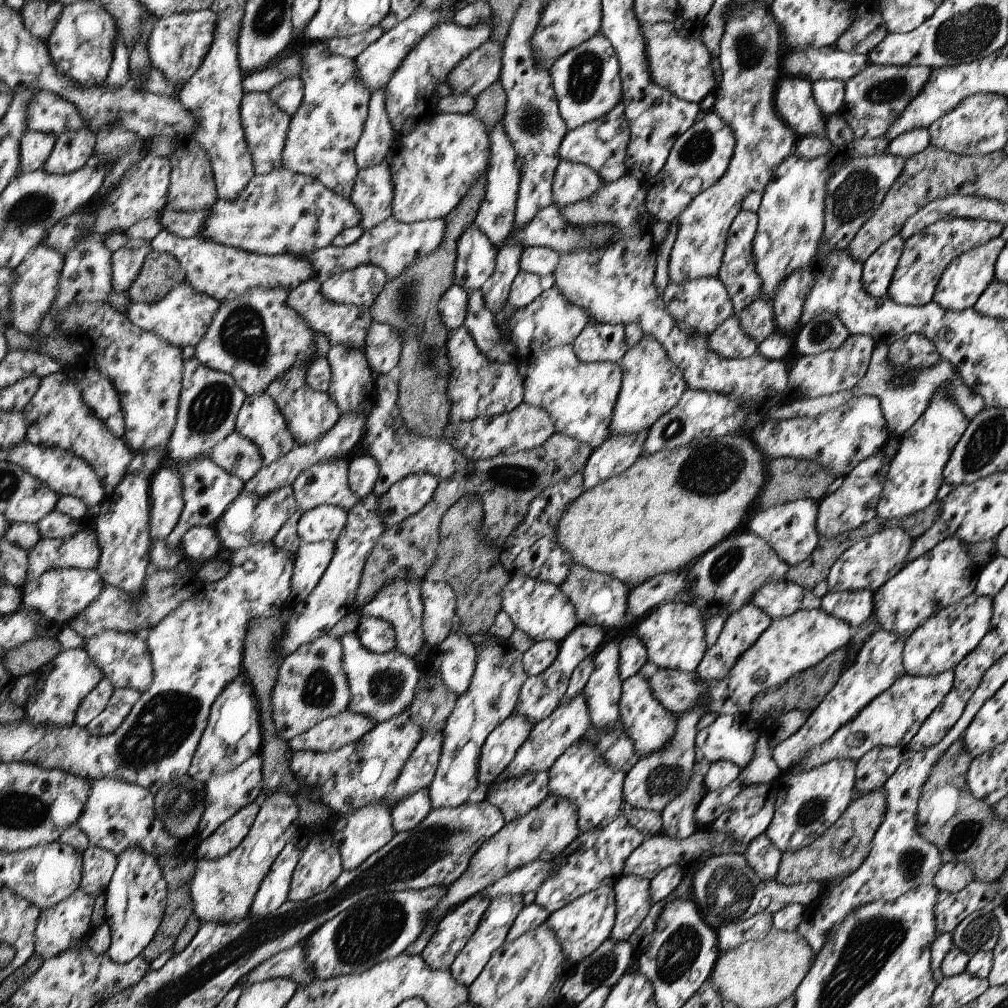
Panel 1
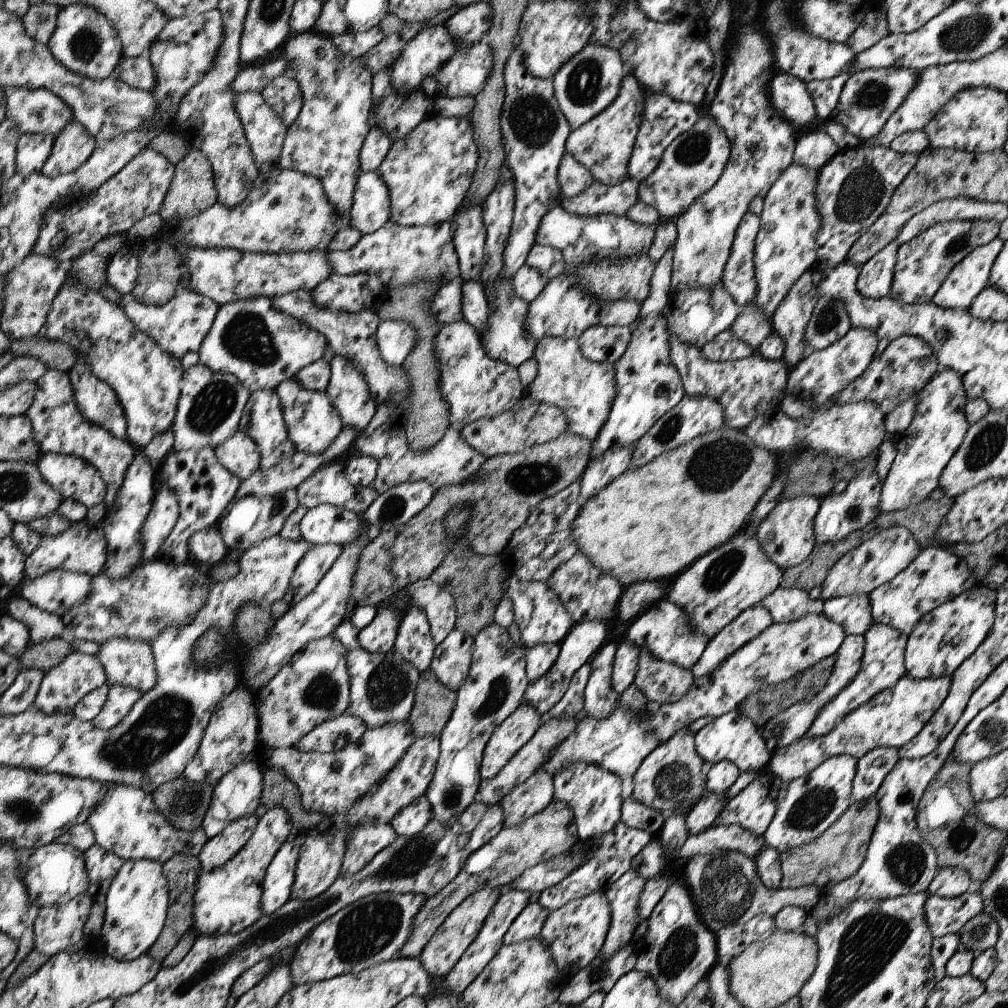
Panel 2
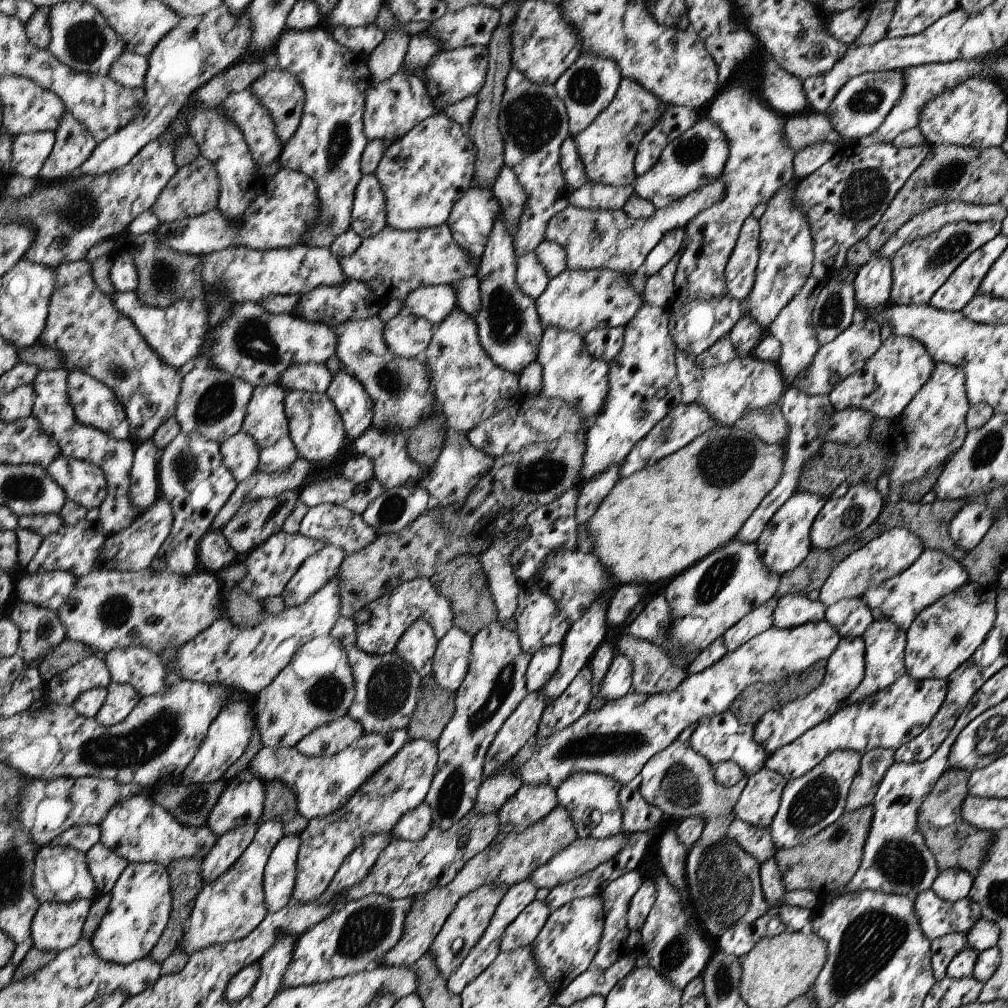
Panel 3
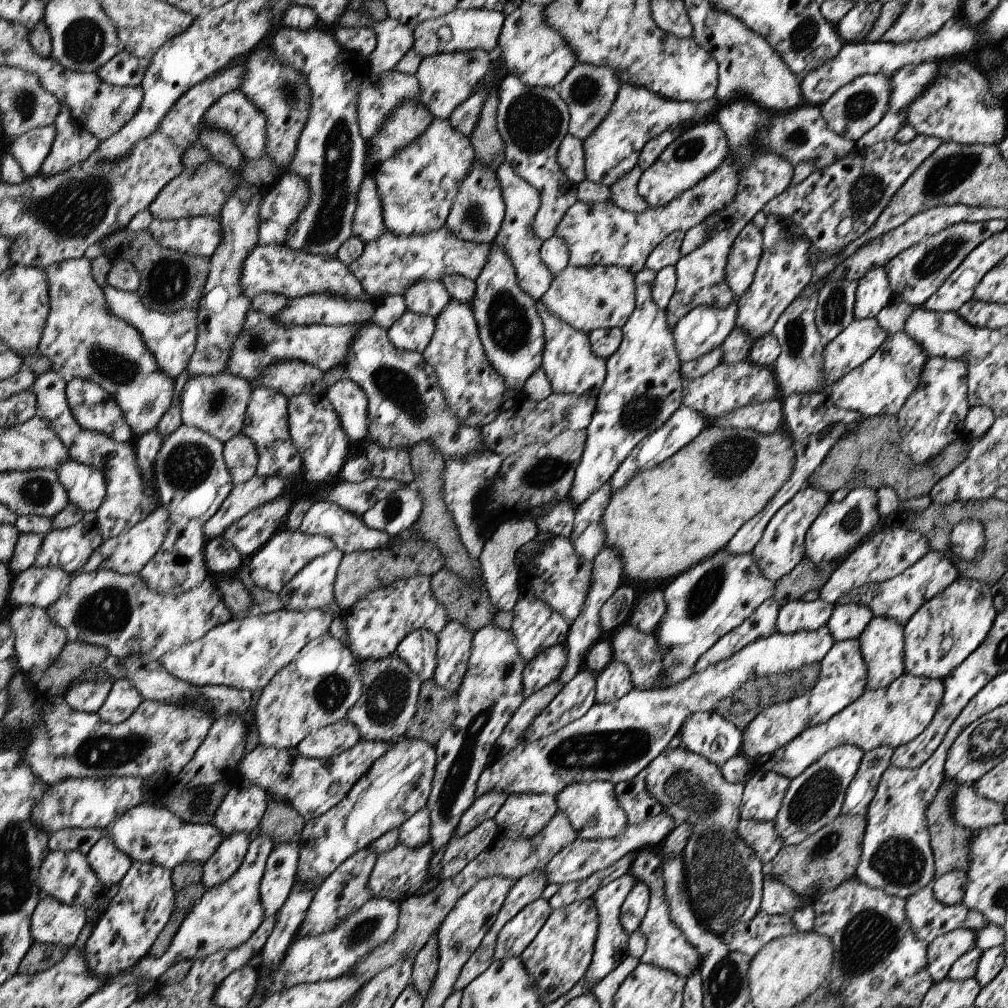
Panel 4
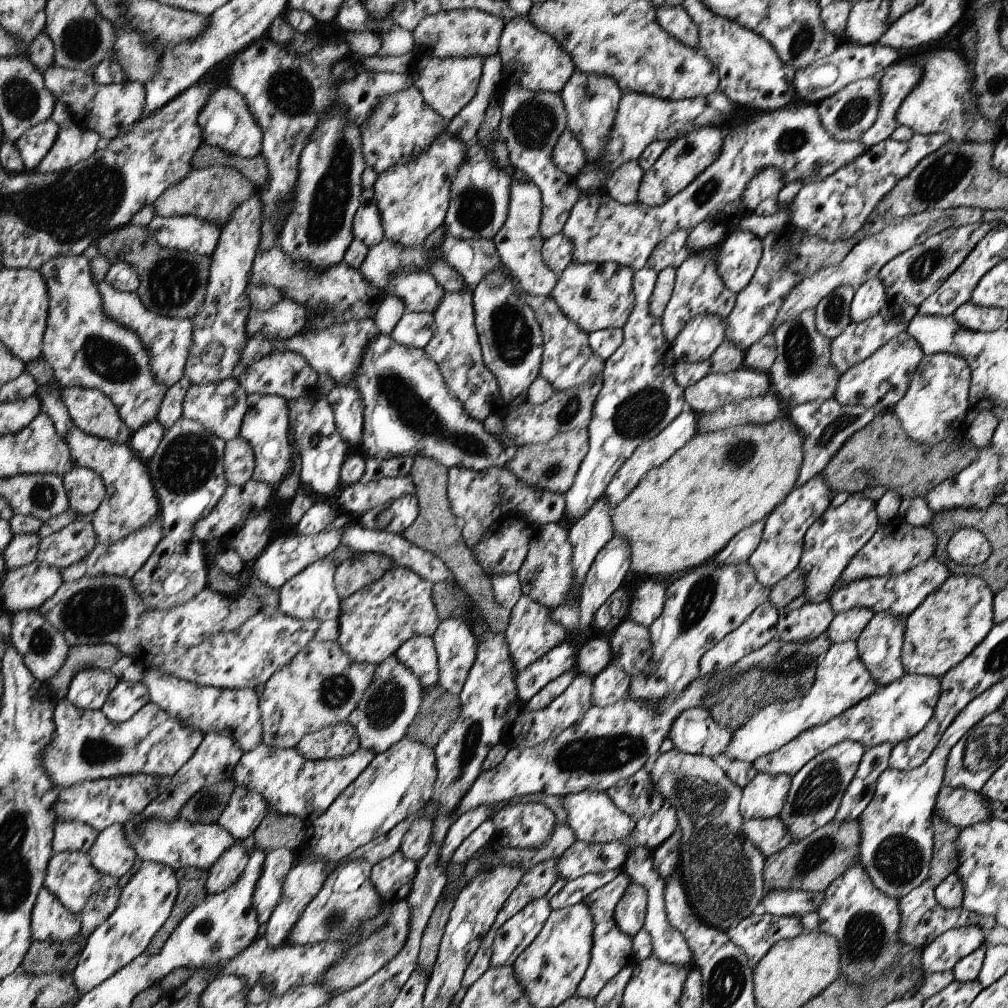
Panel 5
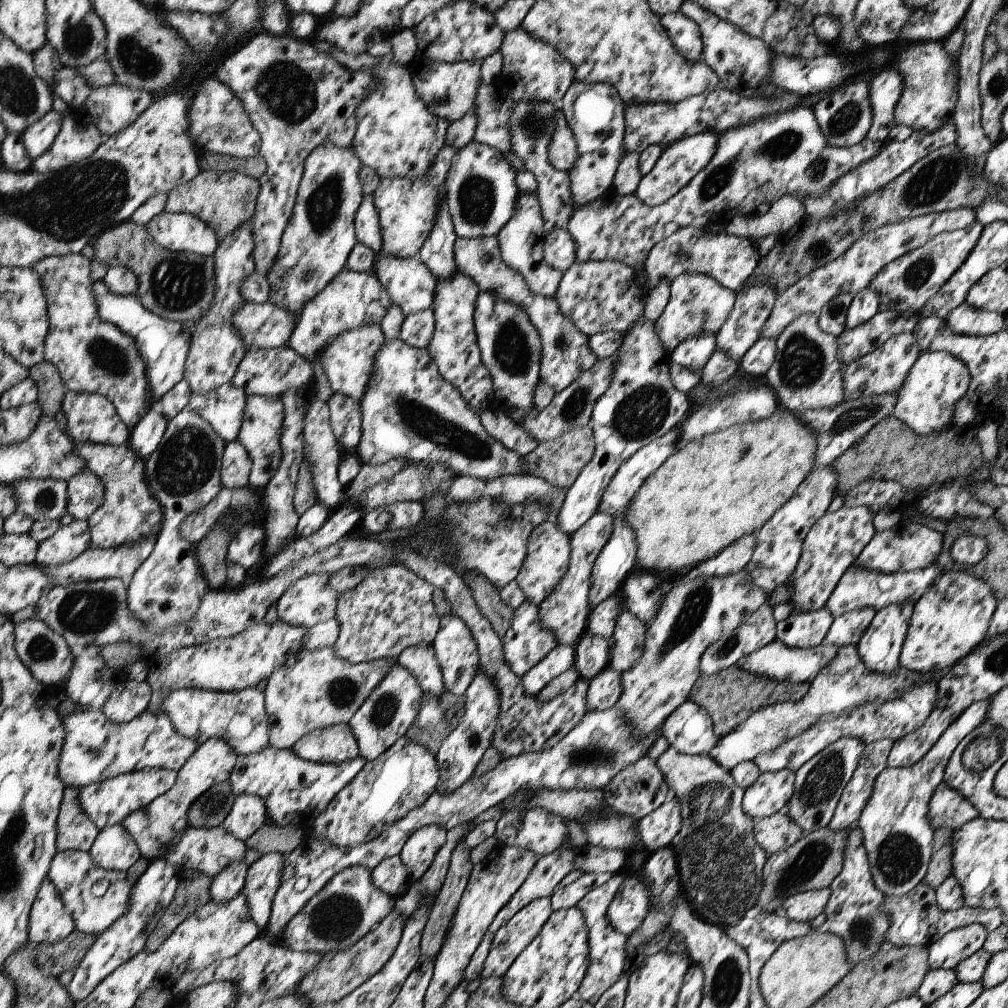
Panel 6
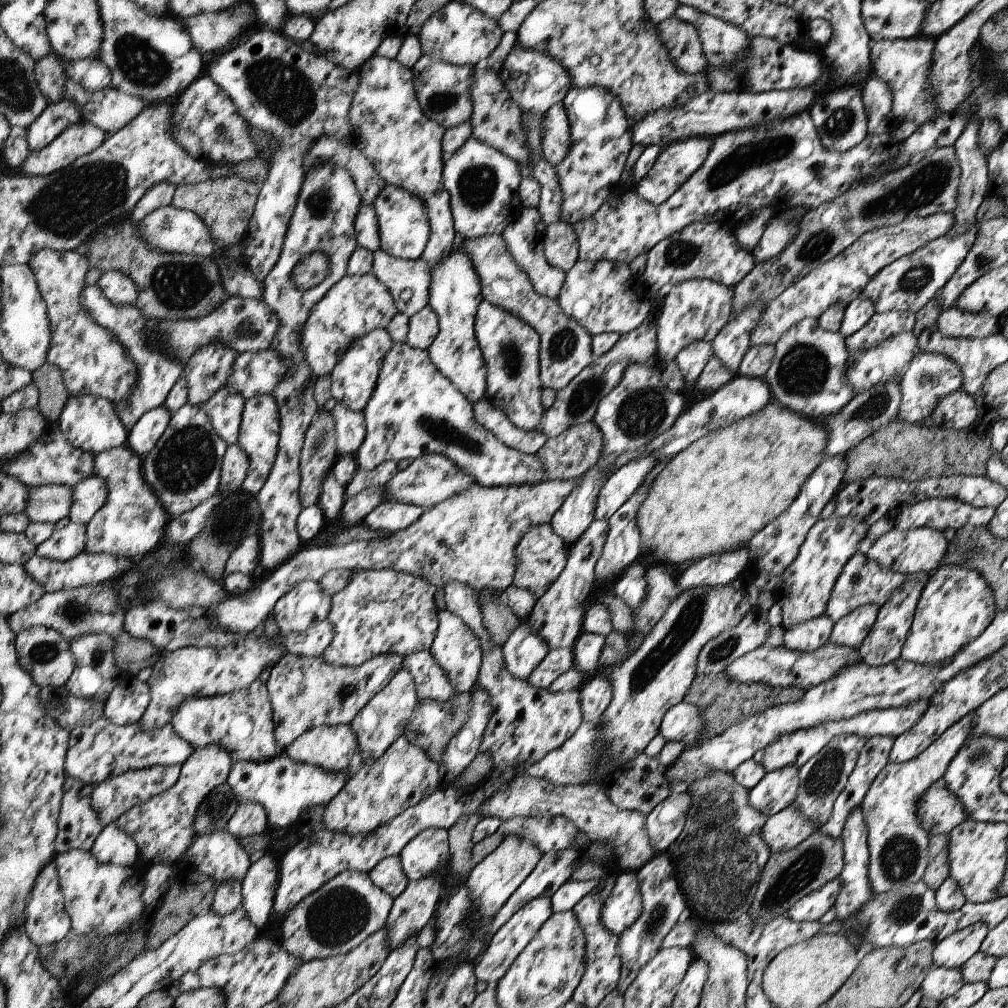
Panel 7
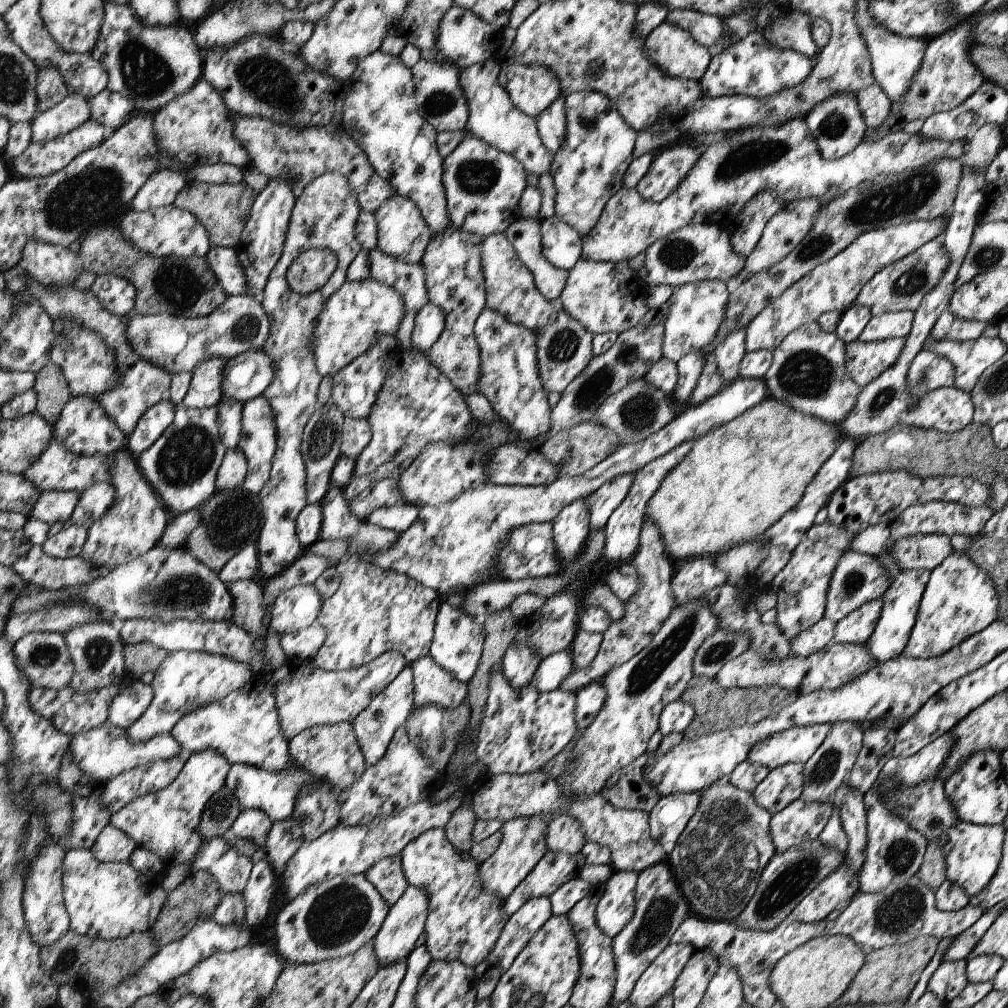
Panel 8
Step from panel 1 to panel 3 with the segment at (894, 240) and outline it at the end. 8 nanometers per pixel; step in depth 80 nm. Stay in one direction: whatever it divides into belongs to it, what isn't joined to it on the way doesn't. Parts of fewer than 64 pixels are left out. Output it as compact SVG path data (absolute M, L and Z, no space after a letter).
M878 256L872 258L854 276L853 285L857 308L872 311L888 304L891 295L891 259Z

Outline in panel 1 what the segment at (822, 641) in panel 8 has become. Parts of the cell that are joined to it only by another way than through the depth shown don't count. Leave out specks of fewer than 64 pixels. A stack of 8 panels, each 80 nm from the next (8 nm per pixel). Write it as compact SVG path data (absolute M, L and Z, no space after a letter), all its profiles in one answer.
M784 579L770 581L753 597L752 602L775 619L792 616L801 610L821 608L821 599L805 589Z

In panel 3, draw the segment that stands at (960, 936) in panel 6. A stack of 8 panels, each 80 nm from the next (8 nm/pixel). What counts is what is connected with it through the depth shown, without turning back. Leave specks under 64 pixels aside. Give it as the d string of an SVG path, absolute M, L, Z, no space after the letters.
M950 933L931 941L931 959L933 975L936 980L942 980L947 976L947 968L952 959L962 952L967 941L967 934Z

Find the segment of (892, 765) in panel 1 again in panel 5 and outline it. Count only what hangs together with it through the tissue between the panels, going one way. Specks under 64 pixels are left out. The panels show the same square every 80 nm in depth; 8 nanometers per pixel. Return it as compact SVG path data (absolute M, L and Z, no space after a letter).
M890 742L866 749L856 775L844 792L836 822L852 822L861 817L875 794L878 778L889 768L894 746Z

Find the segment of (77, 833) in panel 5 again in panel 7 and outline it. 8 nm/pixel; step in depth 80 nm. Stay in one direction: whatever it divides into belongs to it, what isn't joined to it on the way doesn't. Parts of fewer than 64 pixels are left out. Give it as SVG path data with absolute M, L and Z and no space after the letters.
M66 774L59 832L55 838L57 852L68 852L70 849L90 851L95 838L102 832L104 825L91 805L91 798L87 795L89 788L84 781Z

